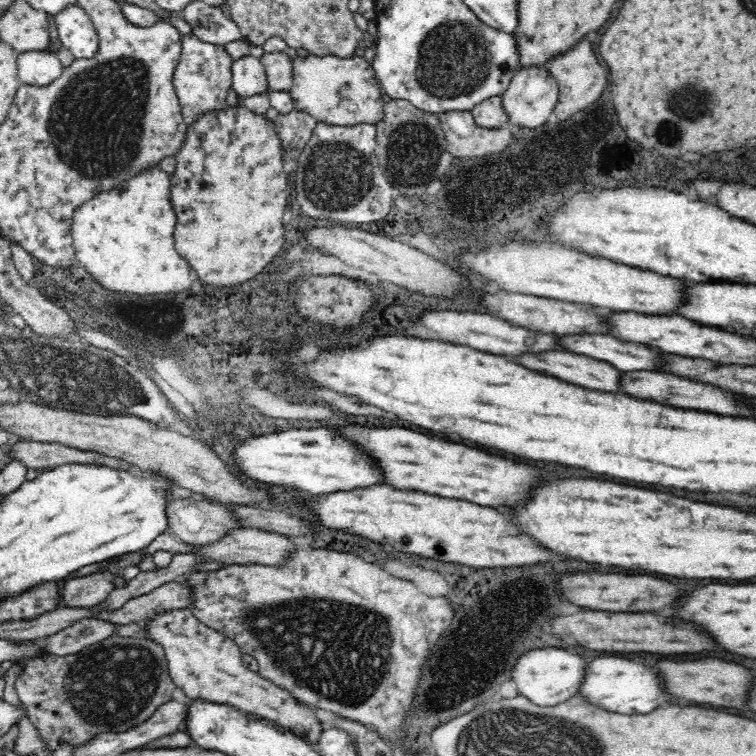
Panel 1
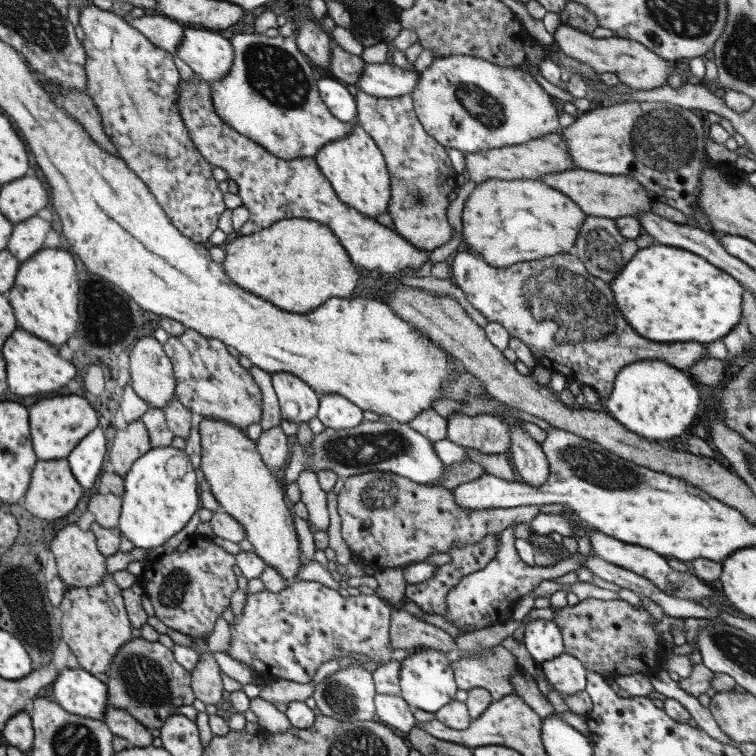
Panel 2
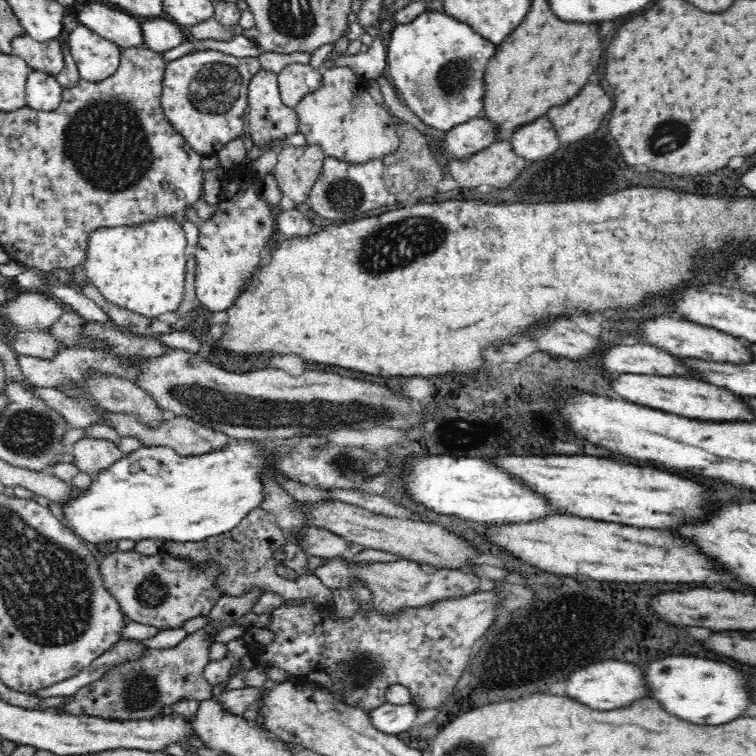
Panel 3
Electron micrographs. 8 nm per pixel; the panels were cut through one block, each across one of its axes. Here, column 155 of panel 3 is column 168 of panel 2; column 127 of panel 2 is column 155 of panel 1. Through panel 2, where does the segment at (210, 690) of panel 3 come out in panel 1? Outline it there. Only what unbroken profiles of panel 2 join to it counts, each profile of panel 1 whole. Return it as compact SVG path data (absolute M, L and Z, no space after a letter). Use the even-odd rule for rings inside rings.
M112 635L74 654L56 656L46 653L32 657L23 662L14 684L32 726L49 750L56 750L60 744L77 747L104 732L126 732L148 720L158 707L172 700L176 687L169 675L164 649L143 635Z

